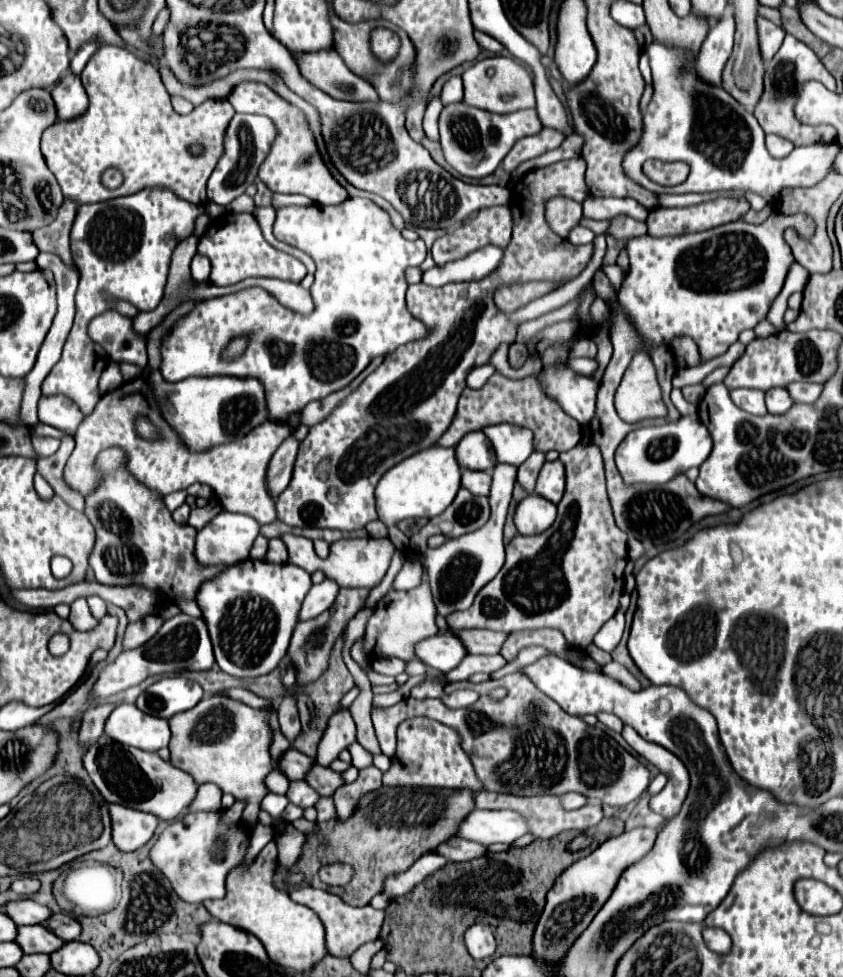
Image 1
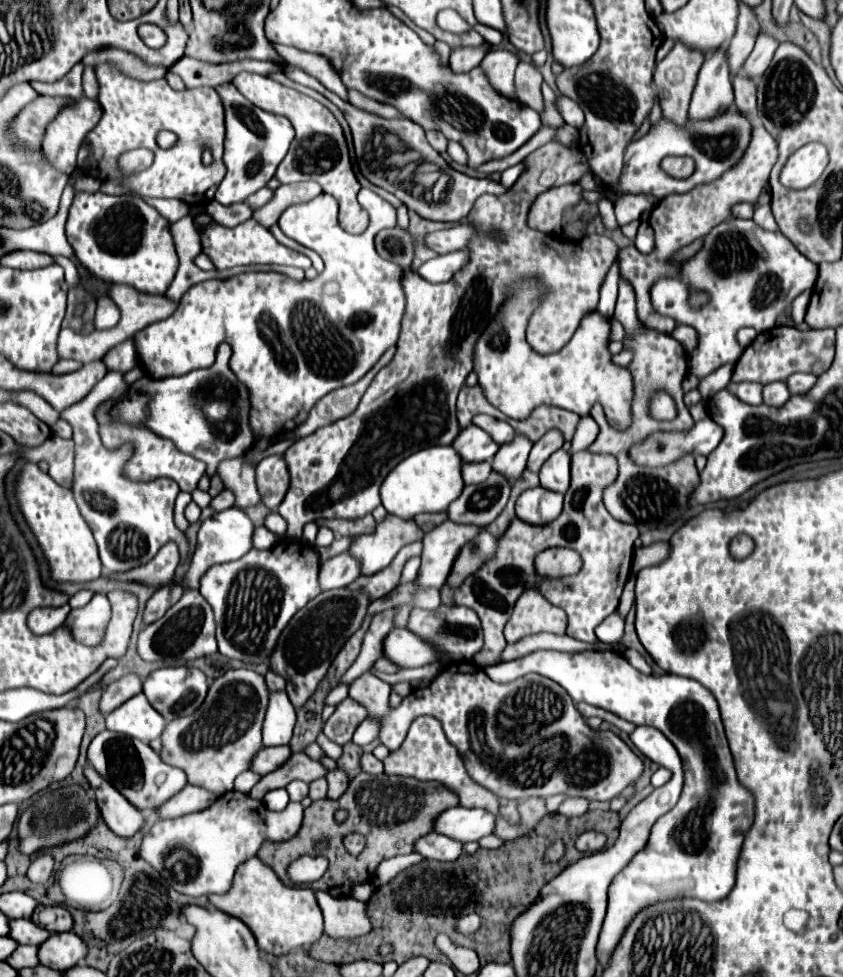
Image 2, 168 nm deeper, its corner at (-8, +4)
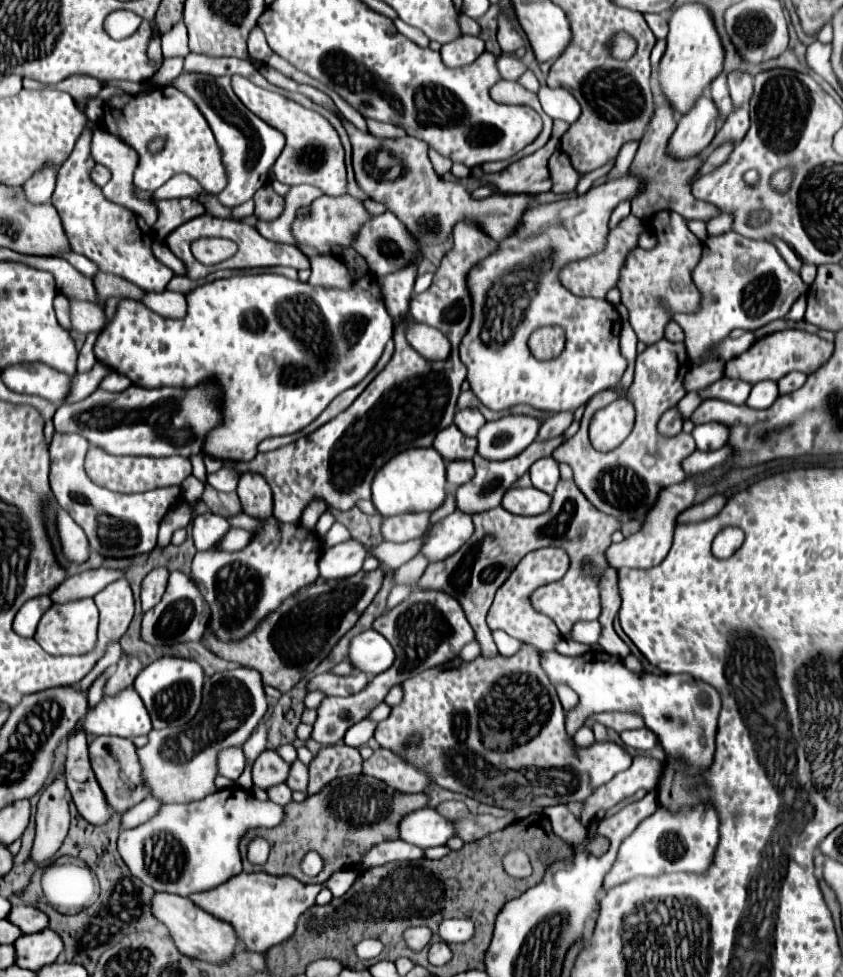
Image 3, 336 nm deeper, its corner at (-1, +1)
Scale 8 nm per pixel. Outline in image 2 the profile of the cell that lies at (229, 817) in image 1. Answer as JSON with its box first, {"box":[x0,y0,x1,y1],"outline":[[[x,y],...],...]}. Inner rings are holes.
{"box":[250,753,326,799],"outline":[[[292,753],[292,757],[280,765],[280,769],[264,775],[256,787],[252,787],[250,797],[254,799],[262,799],[268,791],[278,789],[278,787],[286,787],[290,781],[300,779],[300,781],[314,781],[318,777],[326,775],[326,767],[322,767],[318,761],[310,759],[306,753]]]}

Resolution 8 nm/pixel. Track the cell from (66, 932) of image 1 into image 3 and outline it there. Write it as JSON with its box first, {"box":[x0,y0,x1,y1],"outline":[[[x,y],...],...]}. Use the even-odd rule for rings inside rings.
{"box":[7,906,49,934],"outline":[[[13,906],[7,916],[15,926],[21,928],[23,934],[35,934],[43,932],[49,926],[49,918],[45,912],[41,912],[35,906]]]}

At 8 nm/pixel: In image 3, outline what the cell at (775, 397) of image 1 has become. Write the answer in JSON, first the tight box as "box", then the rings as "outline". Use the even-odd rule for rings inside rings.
{"box":[747,380,779,410],"outline":[[[765,380],[765,382],[753,386],[751,396],[747,400],[747,406],[749,408],[757,408],[757,410],[763,410],[763,408],[769,408],[777,398],[779,398],[777,384],[769,384],[769,380]]]}

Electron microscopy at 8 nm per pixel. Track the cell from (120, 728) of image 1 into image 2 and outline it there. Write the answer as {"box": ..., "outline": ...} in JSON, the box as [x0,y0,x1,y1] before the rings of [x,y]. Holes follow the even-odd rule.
{"box":[106,693,166,743],"outline":[[[138,693],[136,697],[128,699],[124,705],[106,715],[108,731],[116,731],[128,737],[138,737],[144,743],[158,739],[164,727],[166,727],[164,717],[160,717],[160,713],[152,709],[144,693]]]}

